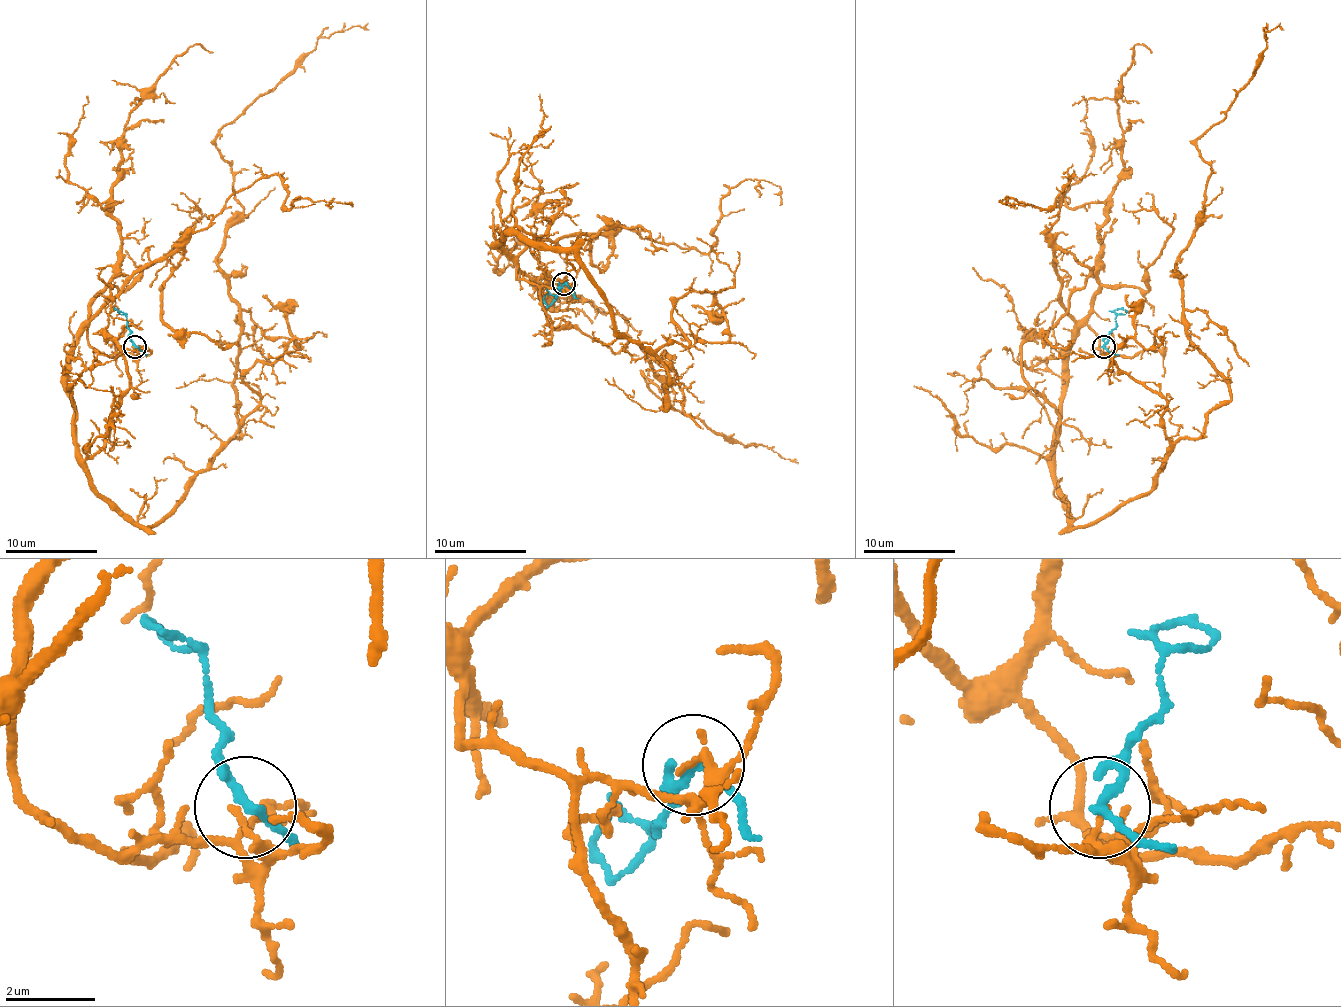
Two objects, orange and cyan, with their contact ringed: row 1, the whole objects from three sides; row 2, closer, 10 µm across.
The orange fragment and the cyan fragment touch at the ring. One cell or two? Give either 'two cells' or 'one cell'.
two cells

